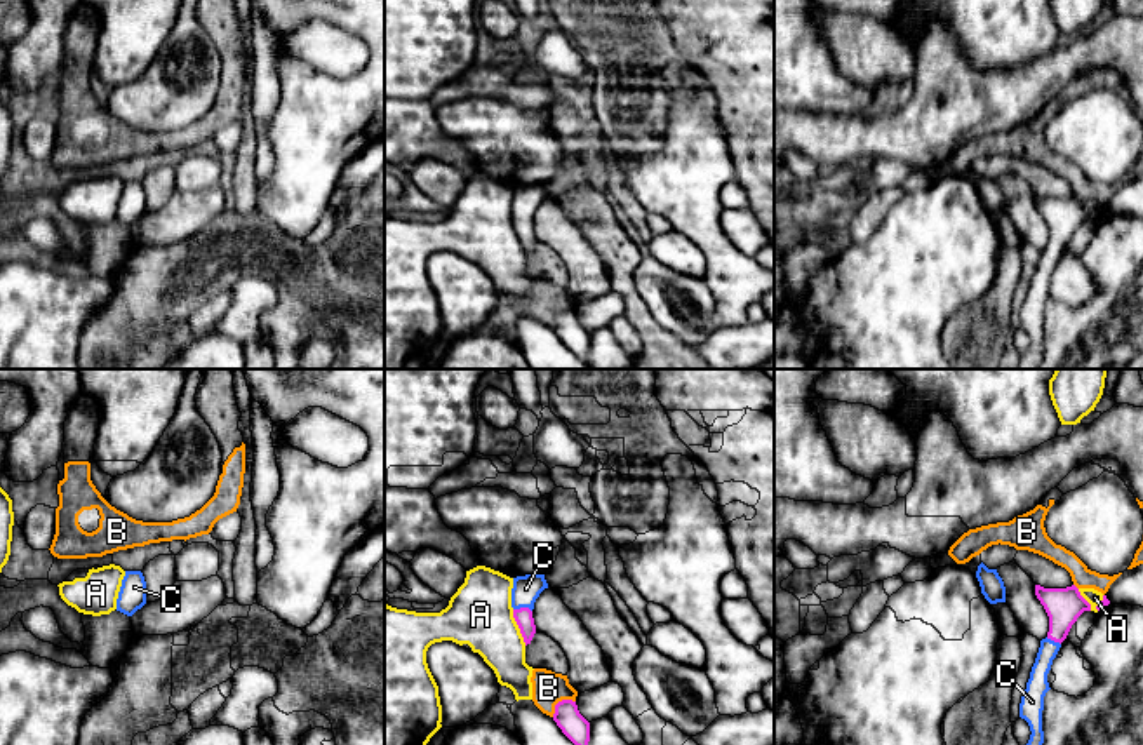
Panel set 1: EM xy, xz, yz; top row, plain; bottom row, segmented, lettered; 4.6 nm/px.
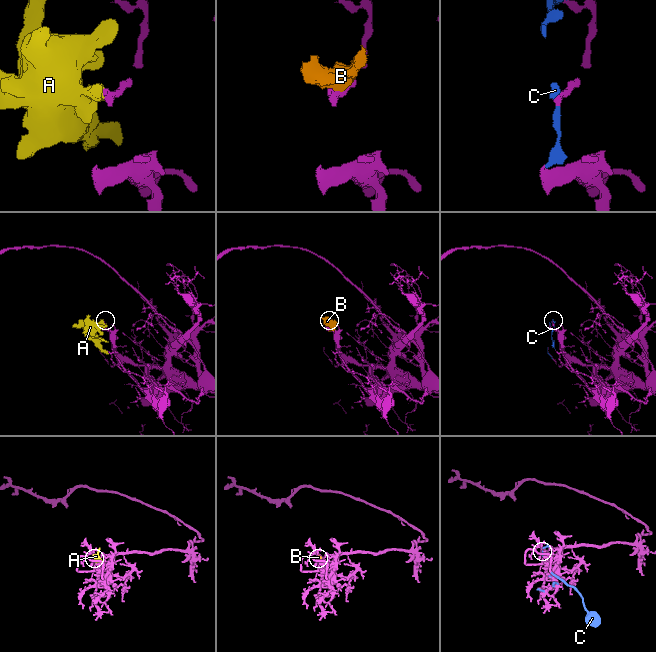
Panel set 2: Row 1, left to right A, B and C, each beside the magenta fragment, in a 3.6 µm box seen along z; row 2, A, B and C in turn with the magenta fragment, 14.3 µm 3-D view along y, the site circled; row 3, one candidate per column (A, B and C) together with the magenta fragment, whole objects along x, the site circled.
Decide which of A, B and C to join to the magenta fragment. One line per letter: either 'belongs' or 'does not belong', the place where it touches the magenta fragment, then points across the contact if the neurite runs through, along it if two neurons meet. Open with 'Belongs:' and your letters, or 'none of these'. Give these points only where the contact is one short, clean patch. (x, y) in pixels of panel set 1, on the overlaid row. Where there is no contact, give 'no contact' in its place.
Belongs: C
A: does not belong | xz (519, 627) | along xz (512, 610), (526, 644)
B: does not belong | xz (559, 702) | along xz (574, 700), (561, 700), (552, 716)
C: belongs | xz (522, 608)

